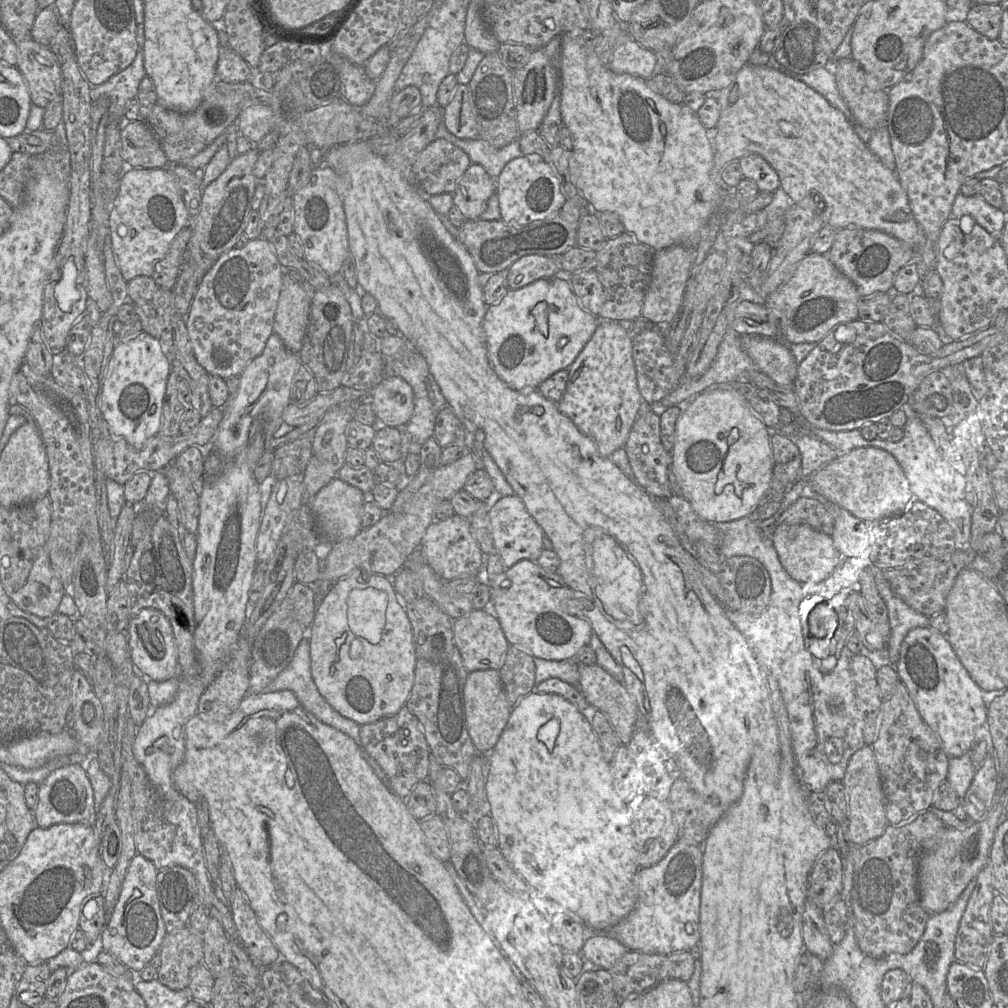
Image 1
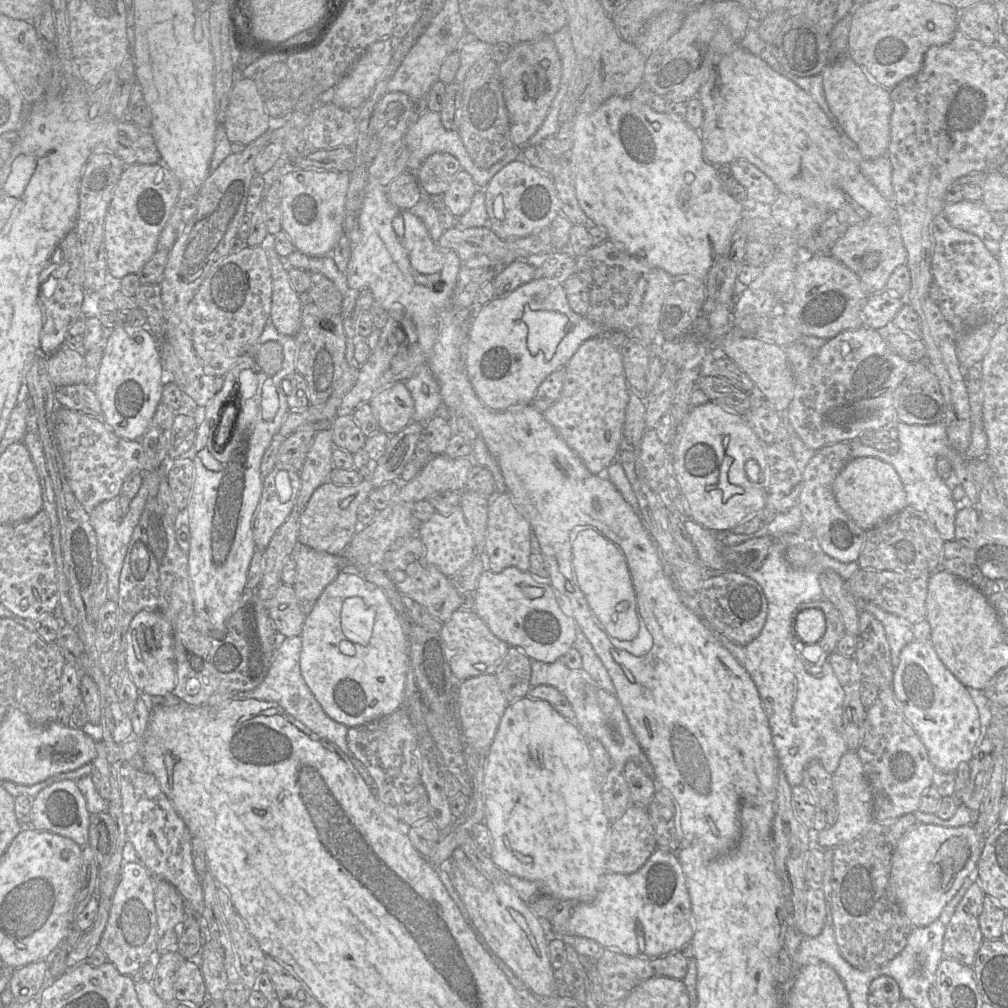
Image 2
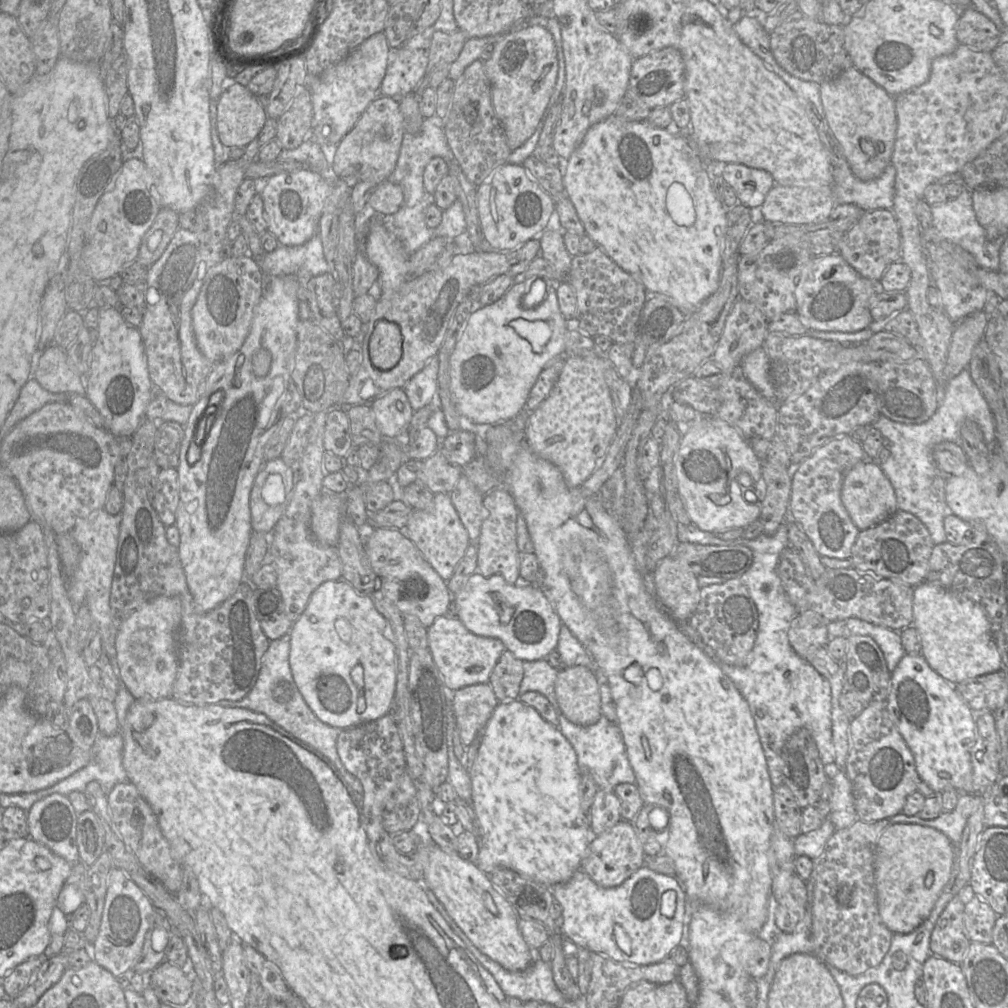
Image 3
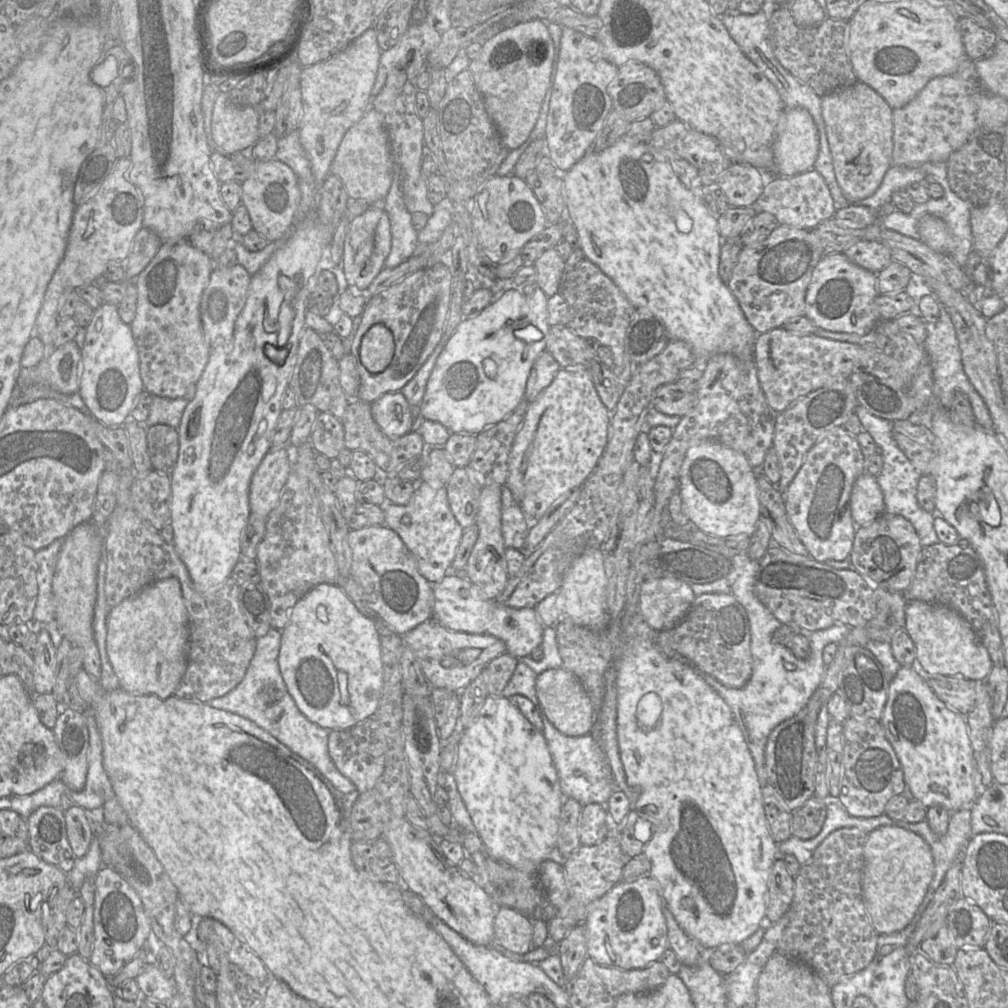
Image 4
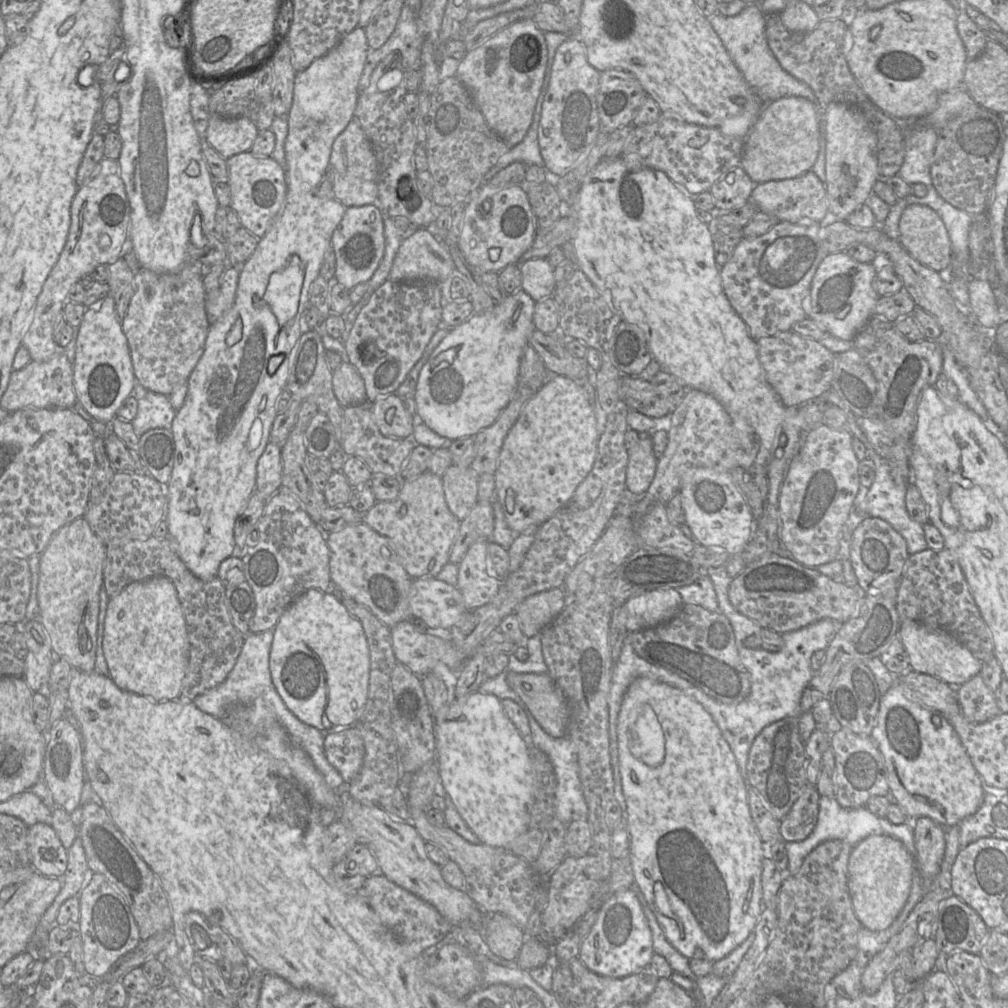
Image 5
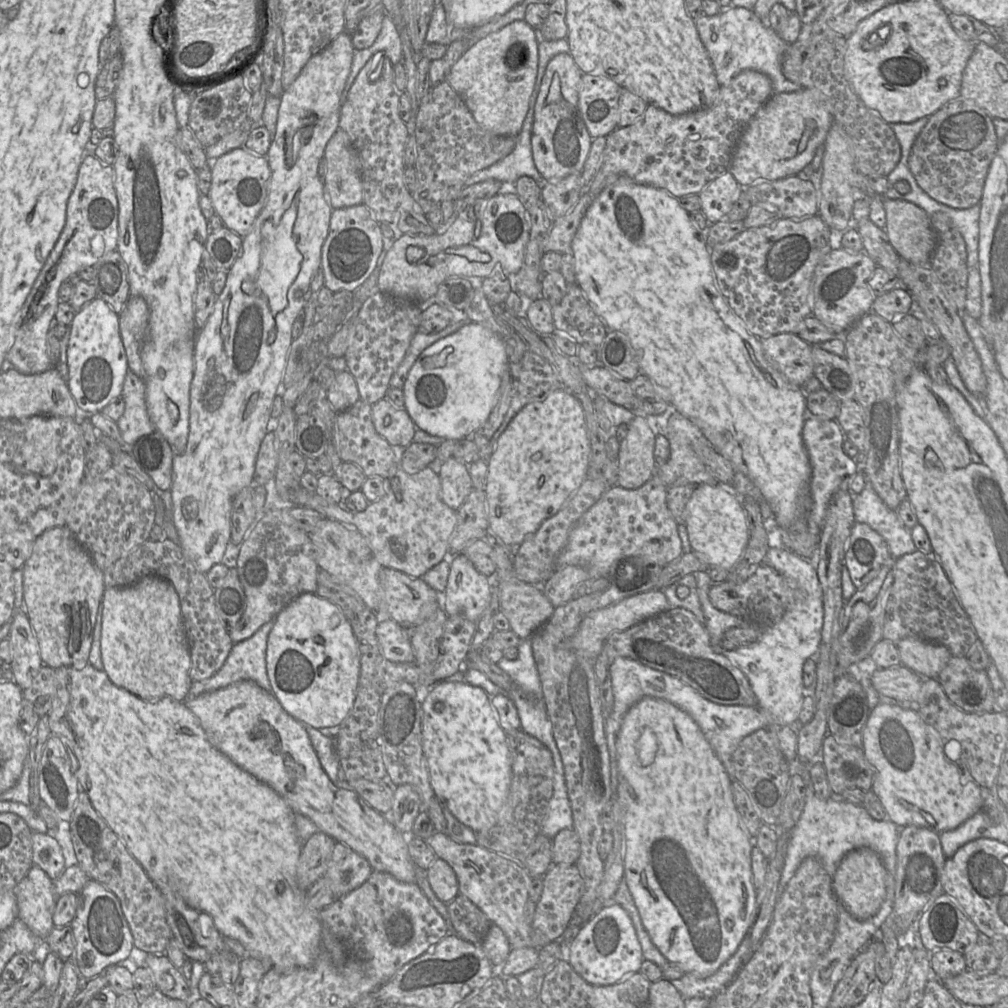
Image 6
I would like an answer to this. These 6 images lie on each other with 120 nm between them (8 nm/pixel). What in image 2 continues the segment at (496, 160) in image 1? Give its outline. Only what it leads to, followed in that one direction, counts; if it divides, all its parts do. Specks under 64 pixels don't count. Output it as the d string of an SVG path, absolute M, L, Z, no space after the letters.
M426 109L415 124L408 127L406 134L404 135L404 141L409 153L407 162L408 170L413 172L417 171L424 160L435 153L448 153L456 157L460 162L462 169L467 171L472 176L474 182L478 186L478 190L485 188L492 177L508 163L522 158L522 147L514 145L501 160L491 167L477 167L466 151L457 131L447 130L442 124L440 113L430 111L428 109Z

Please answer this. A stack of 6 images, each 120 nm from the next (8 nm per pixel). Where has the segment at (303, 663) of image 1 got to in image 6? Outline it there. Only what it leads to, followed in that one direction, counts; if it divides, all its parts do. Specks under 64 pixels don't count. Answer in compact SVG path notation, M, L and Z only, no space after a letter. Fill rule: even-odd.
M271 620L250 638L234 643L223 666L212 677L192 682L186 699L196 698L241 680L252 680L271 692L266 669L266 650L268 635L273 626L274 620ZM306 726L313 749L330 780L339 787L348 787L339 765L334 738L323 735L318 729Z

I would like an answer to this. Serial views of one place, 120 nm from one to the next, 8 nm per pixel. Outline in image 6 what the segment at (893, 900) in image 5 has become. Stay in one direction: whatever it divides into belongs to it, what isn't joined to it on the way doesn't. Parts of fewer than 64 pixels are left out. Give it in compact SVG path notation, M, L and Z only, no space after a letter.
M867 847L854 849L840 862L833 876L833 890L839 903L846 907L853 917L866 920L873 917L886 898L887 869L881 857Z

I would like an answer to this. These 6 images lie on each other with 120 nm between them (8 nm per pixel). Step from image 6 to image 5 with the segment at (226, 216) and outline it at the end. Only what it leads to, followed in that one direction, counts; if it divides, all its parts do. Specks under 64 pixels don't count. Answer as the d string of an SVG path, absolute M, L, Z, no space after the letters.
M251 150L227 158L226 163L231 190L230 208L237 213L242 227L261 238L267 233L285 203L285 170L270 156L256 156Z

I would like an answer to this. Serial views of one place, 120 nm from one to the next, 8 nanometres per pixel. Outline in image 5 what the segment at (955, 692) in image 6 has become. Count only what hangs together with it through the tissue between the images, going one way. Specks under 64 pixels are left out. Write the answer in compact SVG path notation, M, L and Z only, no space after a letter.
M980 673L955 688L961 711L969 722L983 723L1000 713L995 692L984 683Z

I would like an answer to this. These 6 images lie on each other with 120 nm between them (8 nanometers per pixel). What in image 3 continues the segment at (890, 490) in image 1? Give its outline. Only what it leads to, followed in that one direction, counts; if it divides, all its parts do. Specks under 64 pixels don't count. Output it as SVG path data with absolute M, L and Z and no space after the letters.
M868 459L857 463L846 475L841 489L841 501L852 522L860 531L883 522L898 511L891 482L881 466Z

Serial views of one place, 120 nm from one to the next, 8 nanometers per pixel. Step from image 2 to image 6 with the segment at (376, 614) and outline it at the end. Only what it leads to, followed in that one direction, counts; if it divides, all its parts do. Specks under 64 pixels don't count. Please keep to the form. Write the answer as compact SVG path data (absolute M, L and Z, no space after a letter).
M303 593L275 617L266 650L271 692L284 710L305 726L340 726L353 706L360 667L360 651L352 627L341 609L329 600L316 593Z

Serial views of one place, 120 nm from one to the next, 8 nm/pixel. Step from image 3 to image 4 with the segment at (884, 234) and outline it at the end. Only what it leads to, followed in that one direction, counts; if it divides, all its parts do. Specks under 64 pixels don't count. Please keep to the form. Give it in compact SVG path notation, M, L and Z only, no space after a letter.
M858 241L843 254L856 265L875 274L893 261L888 247L878 241Z

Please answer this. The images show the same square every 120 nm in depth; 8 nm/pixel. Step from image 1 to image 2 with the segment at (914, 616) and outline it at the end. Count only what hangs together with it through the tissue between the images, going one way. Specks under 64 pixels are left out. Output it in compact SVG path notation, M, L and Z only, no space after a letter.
M872 603L860 604L860 612L863 610L870 612L883 624L890 647L891 663L896 669L899 665L901 651L915 640L912 631L913 624Z

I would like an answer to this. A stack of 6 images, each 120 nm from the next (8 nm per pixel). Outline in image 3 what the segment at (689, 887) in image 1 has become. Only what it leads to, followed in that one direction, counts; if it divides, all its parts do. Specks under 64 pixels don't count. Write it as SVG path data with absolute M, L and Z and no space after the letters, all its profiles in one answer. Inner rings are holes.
M642 866L619 886L602 888L585 872L577 870L570 880L550 889L562 907L562 936L591 953L598 953L624 965L650 965L668 958L670 952L681 944L685 921L688 919L688 900L676 876L660 874ZM669 890L676 893L675 911L671 917L661 912L662 896Z

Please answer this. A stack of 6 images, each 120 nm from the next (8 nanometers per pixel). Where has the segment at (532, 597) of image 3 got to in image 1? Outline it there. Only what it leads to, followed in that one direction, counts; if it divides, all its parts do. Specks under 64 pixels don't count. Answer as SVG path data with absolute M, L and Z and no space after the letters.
M520 560L506 569L506 579L499 586L491 586L491 596L487 611L497 617L507 641L512 646L527 650L536 658L546 660L575 660L578 652L589 645L593 634L592 627L586 618L579 618L565 612L568 599L580 599L583 592L569 587L556 571L541 568L536 561Z

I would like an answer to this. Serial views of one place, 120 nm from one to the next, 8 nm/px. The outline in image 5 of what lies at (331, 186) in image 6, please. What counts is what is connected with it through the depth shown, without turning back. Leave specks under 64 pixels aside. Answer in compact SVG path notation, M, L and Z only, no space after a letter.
M353 118L335 139L329 163L334 194L343 206L361 207L372 204L378 199L379 166L370 141L358 119Z

